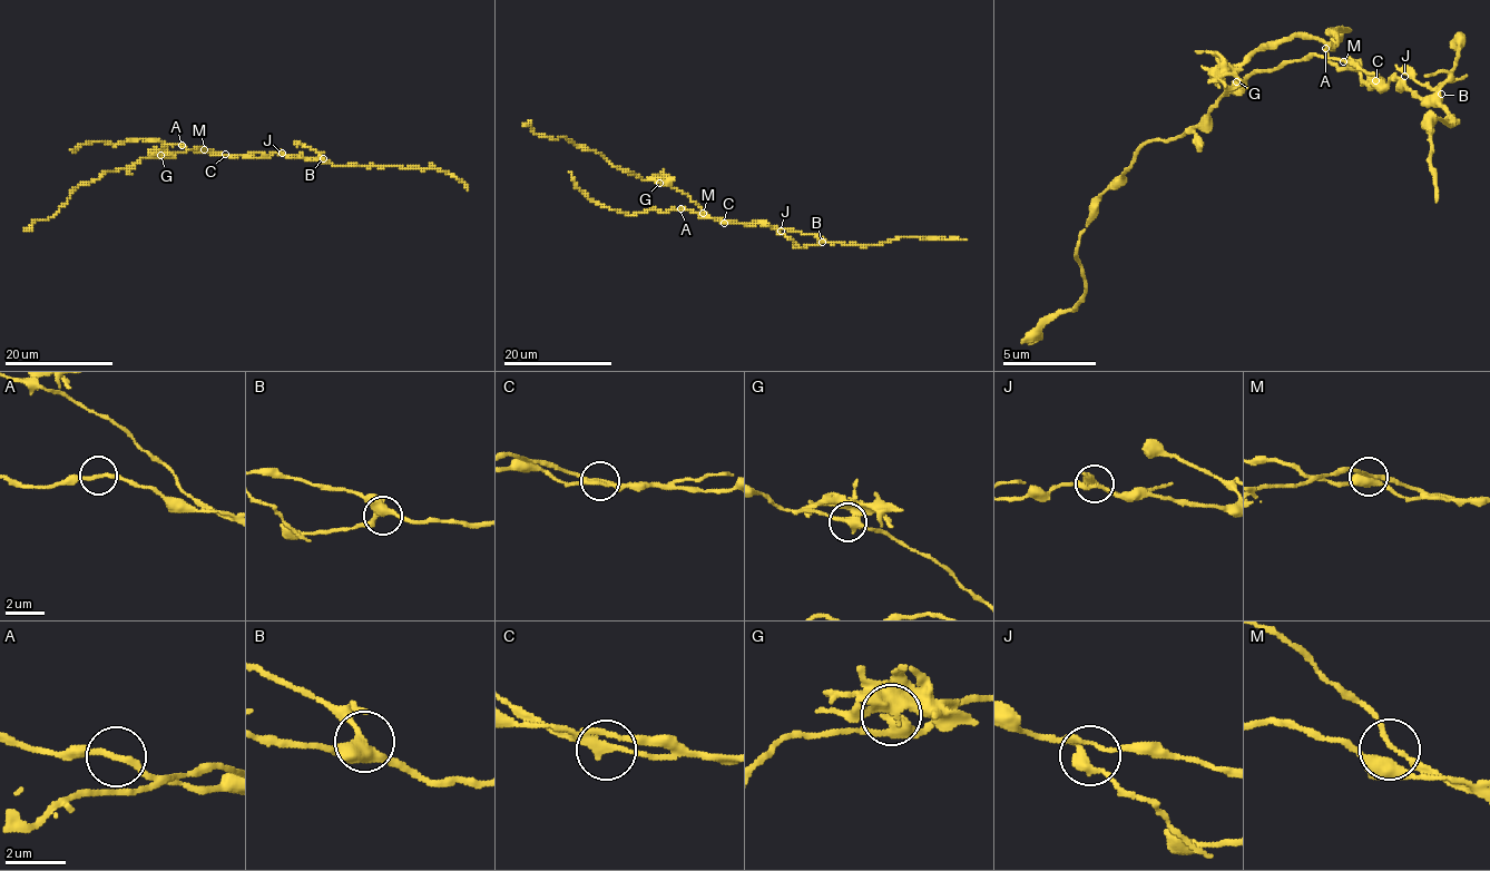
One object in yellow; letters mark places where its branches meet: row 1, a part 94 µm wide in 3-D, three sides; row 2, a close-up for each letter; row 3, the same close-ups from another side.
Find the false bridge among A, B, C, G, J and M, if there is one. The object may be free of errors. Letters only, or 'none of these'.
G

